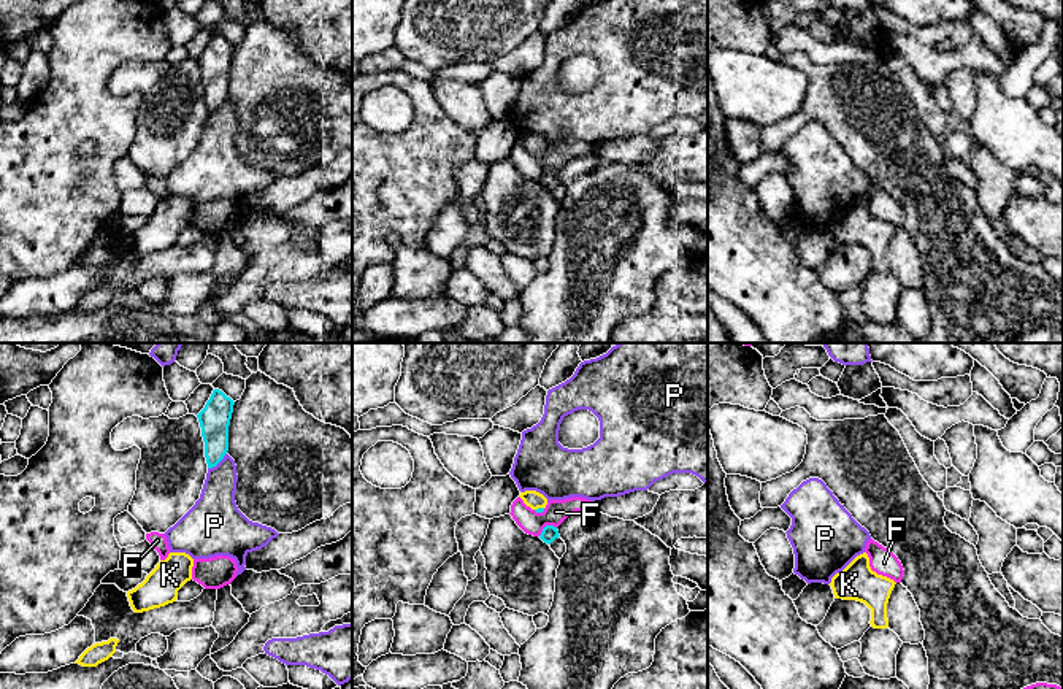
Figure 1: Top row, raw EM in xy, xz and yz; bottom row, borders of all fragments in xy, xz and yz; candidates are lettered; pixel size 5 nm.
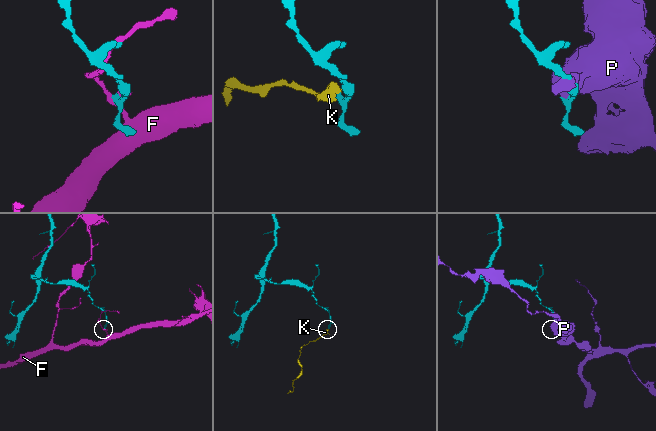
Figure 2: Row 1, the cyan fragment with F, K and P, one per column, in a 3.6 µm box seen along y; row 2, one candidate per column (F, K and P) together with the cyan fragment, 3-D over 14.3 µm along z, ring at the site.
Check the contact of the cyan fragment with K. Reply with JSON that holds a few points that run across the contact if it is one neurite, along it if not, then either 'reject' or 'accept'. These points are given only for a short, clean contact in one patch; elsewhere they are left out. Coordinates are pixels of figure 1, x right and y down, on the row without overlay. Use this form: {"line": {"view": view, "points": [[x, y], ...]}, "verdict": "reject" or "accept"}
{"line": {"view": "xz", "points": [[540, 154], [538, 153], [532, 143]]}, "verdict": "accept"}

